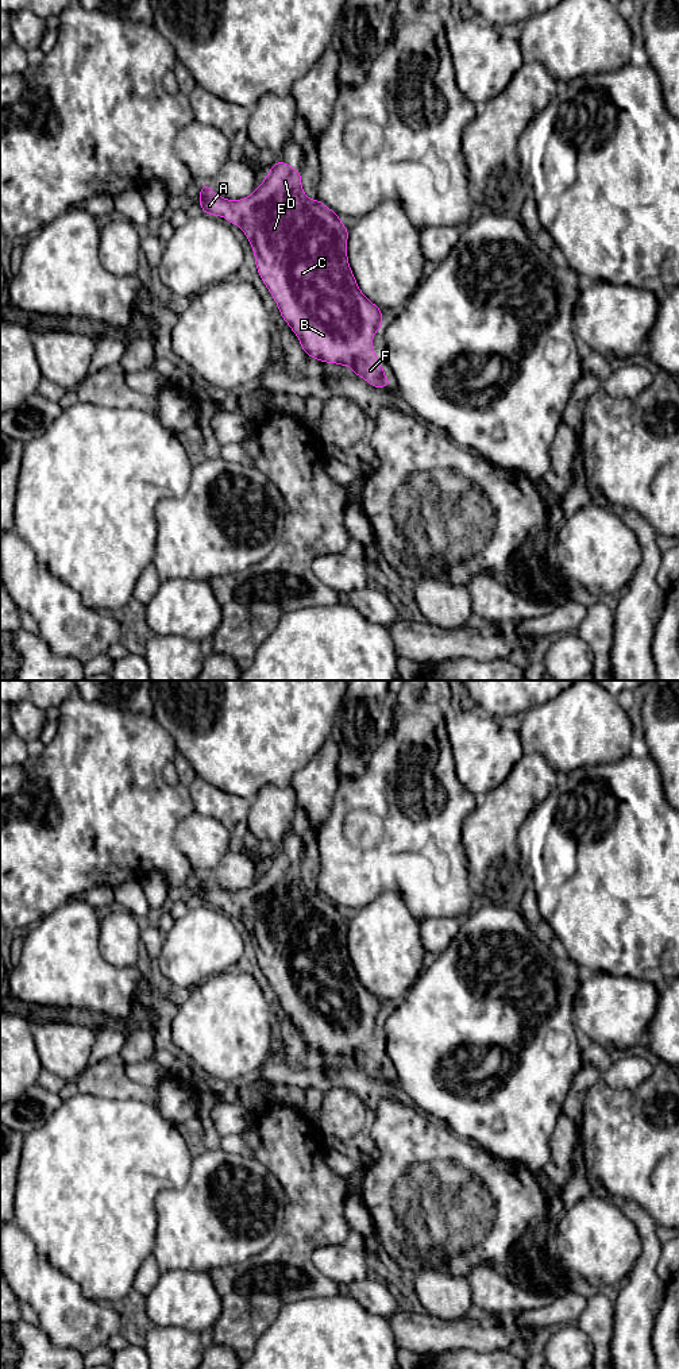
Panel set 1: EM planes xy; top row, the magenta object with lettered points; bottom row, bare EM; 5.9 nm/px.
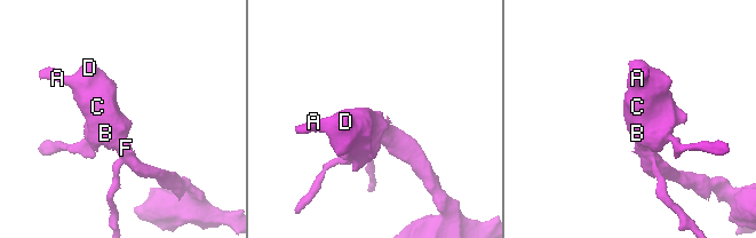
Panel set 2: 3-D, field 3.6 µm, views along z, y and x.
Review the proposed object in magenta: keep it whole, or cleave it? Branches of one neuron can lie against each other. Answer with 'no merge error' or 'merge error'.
no merge error

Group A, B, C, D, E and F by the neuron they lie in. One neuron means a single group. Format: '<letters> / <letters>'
A B C D E F

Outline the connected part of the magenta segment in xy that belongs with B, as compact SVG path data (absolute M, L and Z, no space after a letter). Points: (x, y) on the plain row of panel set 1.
M278 852L251 887L235 892L201 875L198 894L202 903L223 907L246 925L258 964L306 1046L343 1058L351 1056L350 1063L374 1079L391 1076L373 1042L373 1026L383 1015L382 1002L364 988L354 969L347 950L348 921L332 901L305 887L298 861Z

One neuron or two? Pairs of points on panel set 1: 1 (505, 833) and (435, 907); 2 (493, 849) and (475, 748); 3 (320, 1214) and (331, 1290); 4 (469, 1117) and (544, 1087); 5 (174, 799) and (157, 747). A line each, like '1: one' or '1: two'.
1: two
2: two
3: one
4: one
5: one

